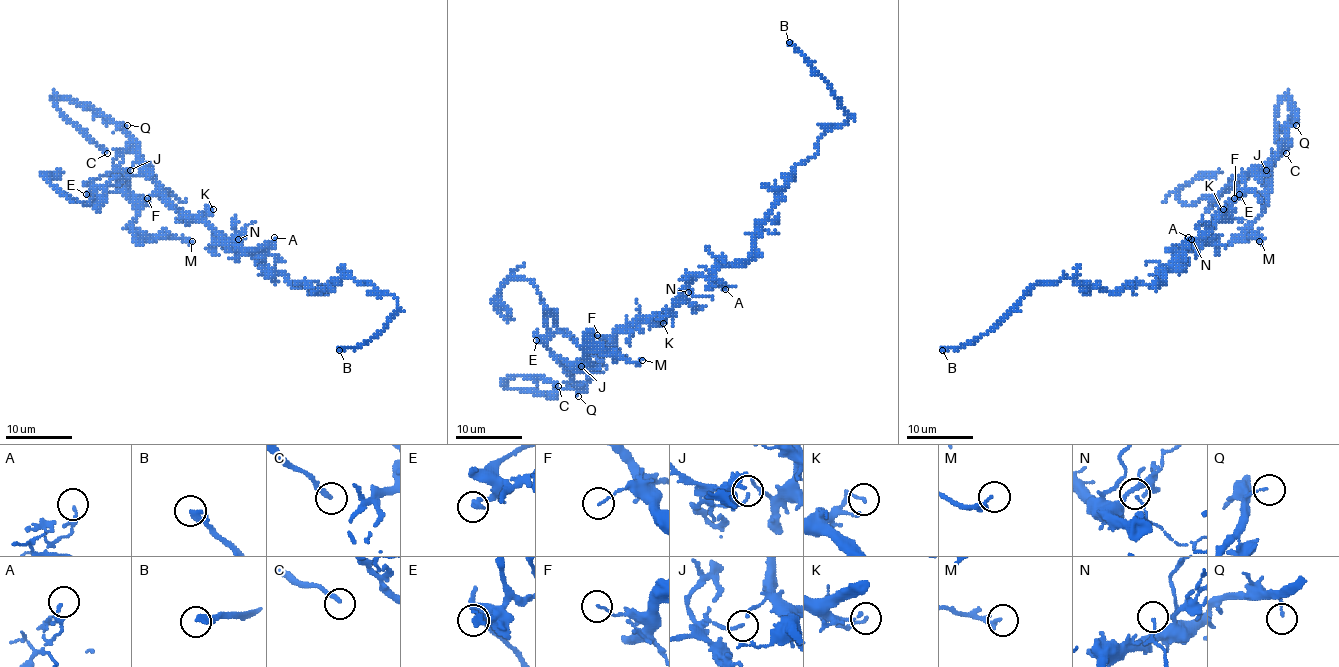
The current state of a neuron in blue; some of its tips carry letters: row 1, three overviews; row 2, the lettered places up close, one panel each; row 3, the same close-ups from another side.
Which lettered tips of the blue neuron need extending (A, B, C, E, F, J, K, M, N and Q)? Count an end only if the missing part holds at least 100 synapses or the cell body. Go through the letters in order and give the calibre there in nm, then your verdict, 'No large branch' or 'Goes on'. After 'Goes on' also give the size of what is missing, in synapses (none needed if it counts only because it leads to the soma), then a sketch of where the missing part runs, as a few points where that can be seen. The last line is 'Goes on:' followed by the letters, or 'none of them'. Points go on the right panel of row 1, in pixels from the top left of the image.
A: Thickness 120 nm. No large branch
B: Thickness 280 nm. Goes on
C: Thickness 220 nm. No large branch
E: Thickness 280 nm. No large branch
F: Thickness 100 nm. No large branch
J: Thickness 90 nm. No large branch
K: Thickness 140 nm. No large branch
M: Thickness 200 nm. No large branch
N: Thickness 90 nm. No large branch
Q: Thickness 90 nm. No large branch
Goes on: B

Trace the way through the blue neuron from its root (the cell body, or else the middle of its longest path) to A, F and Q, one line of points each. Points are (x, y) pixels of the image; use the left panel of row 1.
A: (241, 249), (253, 256), (261, 256), (274, 237)
F: (241, 249), (228, 246), (201, 221), (185, 218), (155, 193), (147, 198)
Q: (241, 249), (228, 246), (201, 221), (185, 218), (165, 198), (139, 156), (139, 147), (125, 130), (127, 125)

